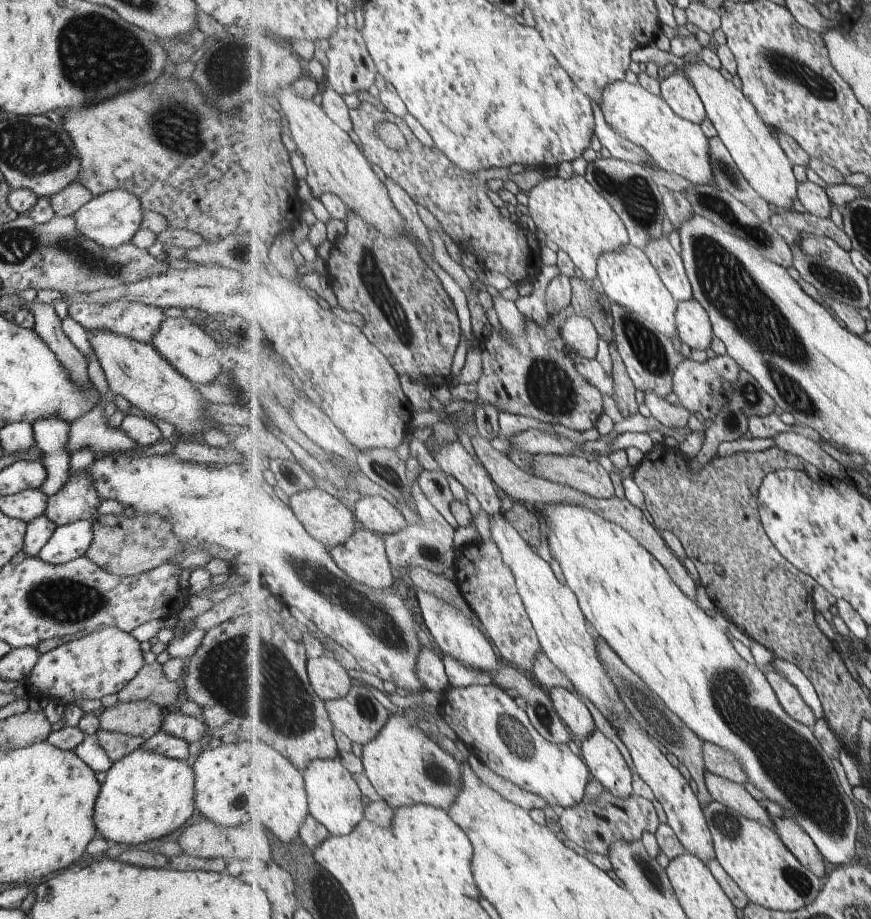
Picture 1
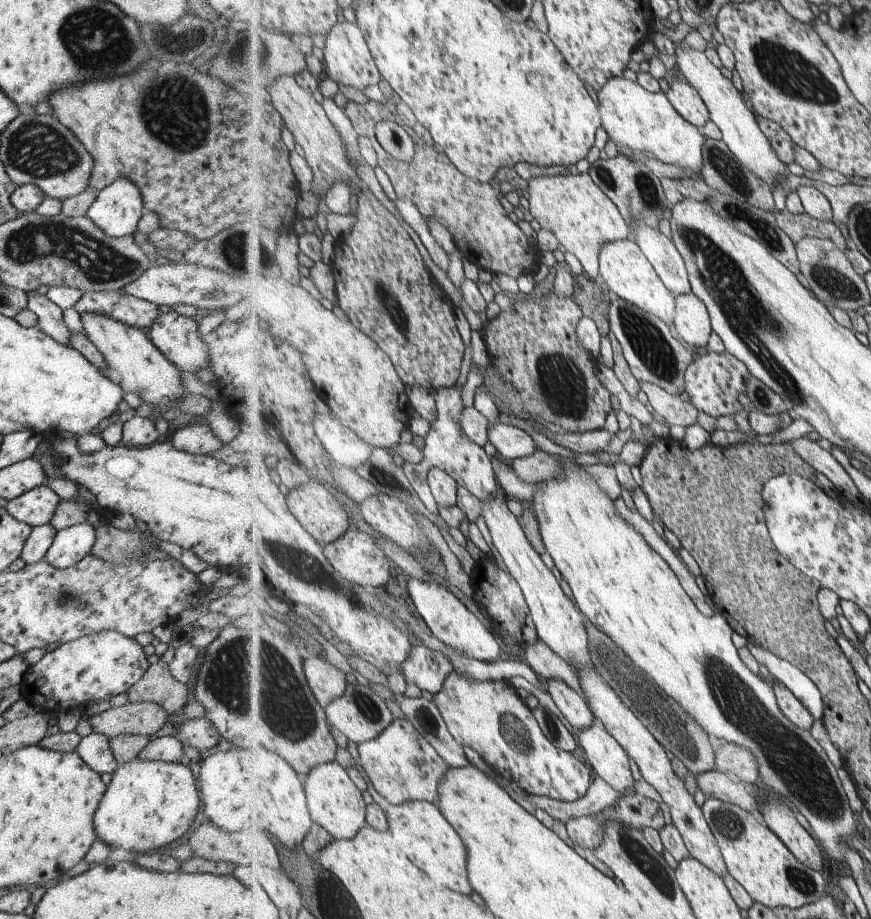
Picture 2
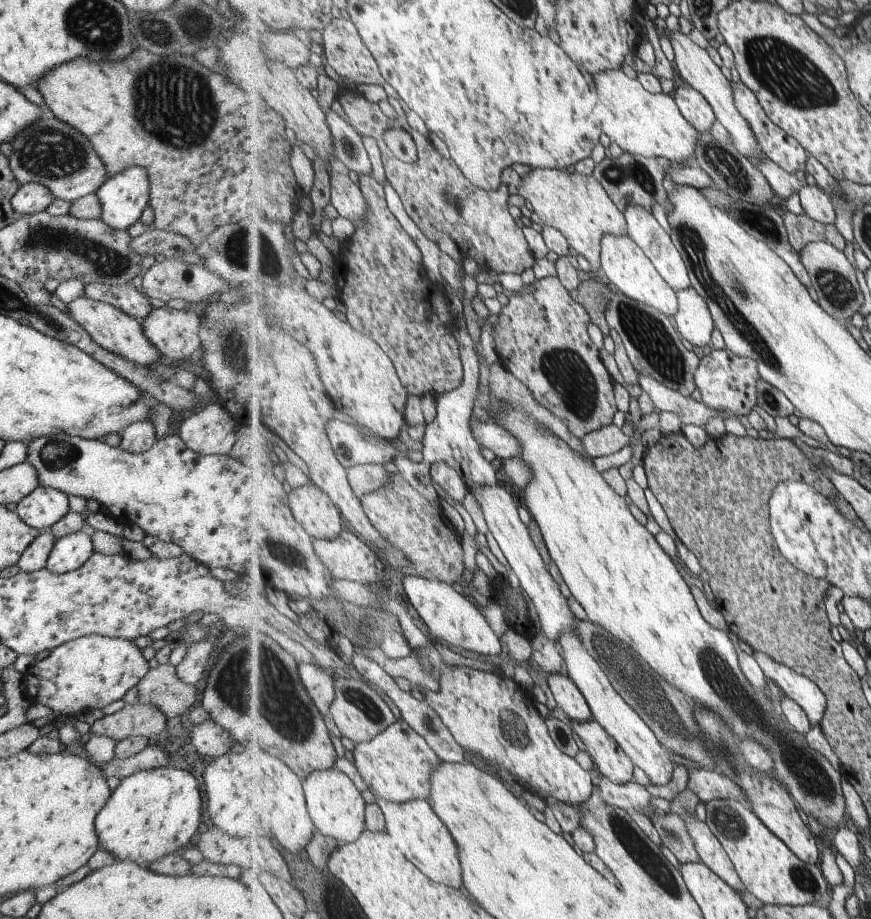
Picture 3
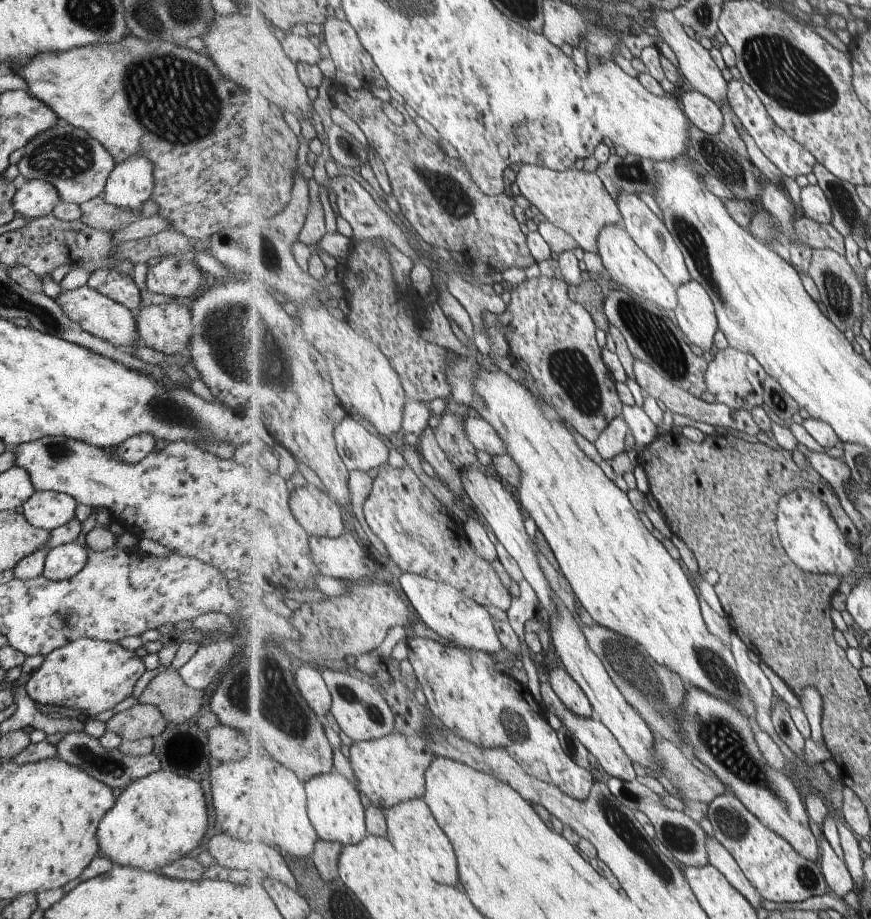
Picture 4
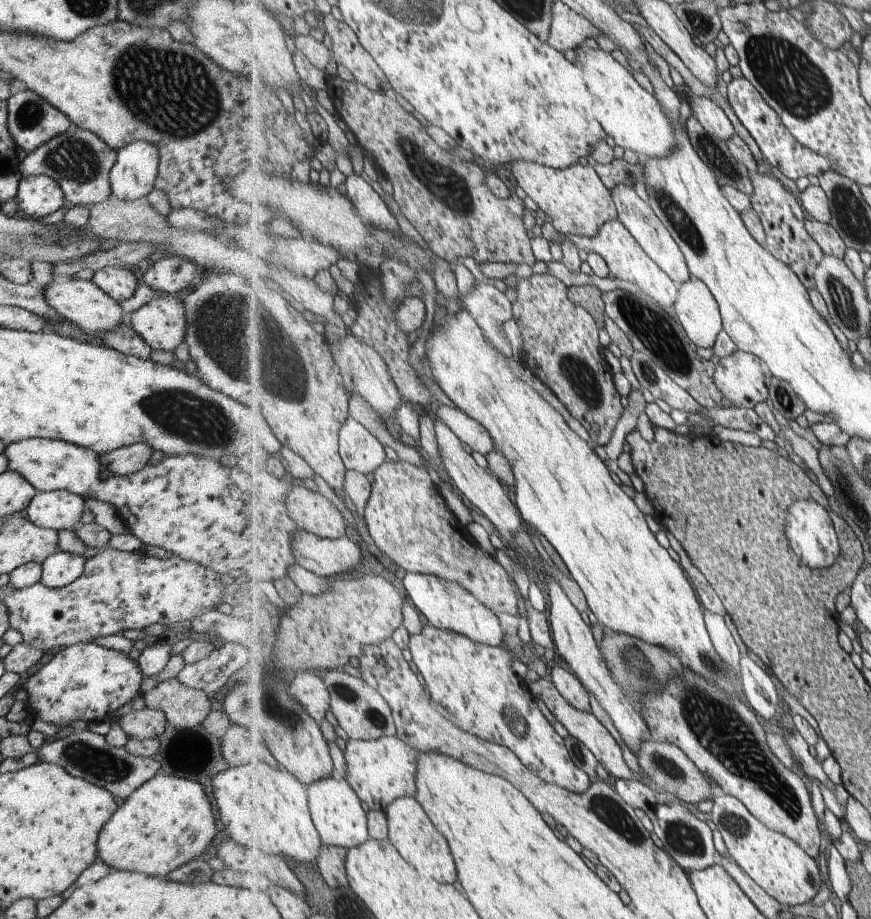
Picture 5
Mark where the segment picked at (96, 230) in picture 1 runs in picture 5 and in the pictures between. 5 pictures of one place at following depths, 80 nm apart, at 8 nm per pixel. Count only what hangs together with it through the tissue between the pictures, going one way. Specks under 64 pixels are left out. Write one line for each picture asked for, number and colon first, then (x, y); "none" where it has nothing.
2: (117, 207)
3: (122, 196)
4: (130, 182)
5: (132, 175)

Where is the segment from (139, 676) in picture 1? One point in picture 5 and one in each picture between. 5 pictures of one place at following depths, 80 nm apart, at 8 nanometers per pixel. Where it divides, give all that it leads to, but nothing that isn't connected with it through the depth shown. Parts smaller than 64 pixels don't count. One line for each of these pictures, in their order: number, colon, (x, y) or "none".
2: (156, 685)
3: (160, 686)
4: (178, 703)
5: (184, 708)

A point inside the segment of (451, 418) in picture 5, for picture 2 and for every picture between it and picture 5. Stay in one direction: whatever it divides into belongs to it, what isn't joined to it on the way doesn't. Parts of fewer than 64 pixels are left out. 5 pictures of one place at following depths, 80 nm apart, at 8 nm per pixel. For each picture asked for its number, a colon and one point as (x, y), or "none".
2: (510, 442)
3: (503, 444)
4: (482, 434)

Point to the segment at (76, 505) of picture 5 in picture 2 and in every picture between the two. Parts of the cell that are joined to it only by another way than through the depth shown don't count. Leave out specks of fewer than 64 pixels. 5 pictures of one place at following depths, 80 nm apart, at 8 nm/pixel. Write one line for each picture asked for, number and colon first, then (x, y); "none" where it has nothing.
2: (35, 507)
3: (43, 507)
4: (43, 509)

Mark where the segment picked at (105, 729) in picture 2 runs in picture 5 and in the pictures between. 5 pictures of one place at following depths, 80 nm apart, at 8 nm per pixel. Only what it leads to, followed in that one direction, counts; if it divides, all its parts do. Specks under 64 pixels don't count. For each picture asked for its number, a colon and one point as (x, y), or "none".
3: (140, 719)
4: (140, 721)
5: (146, 724)

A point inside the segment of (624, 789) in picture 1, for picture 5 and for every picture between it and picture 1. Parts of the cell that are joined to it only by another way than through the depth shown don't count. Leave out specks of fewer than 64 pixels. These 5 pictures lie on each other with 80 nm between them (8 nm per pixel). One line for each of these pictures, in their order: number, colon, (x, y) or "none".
2: (607, 758)
3: (610, 760)
4: (614, 762)
5: (583, 725)

